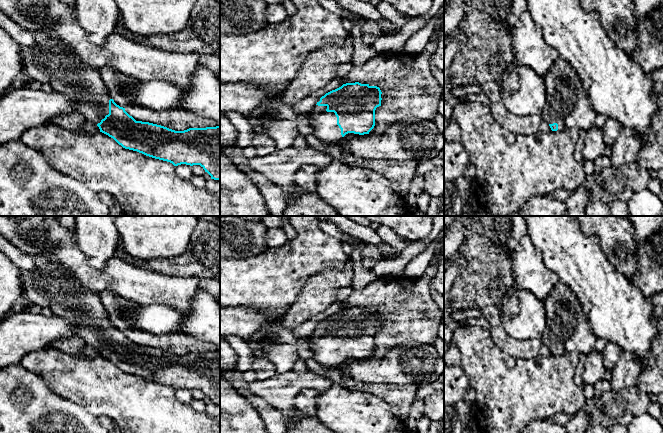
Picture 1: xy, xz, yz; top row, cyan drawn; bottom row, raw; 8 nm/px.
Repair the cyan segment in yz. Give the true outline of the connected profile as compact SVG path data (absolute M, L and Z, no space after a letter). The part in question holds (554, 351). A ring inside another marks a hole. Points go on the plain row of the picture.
M558 280L543 303L547 329L541 340L551 354L590 354L597 337L590 329L588 318L575 293Z

